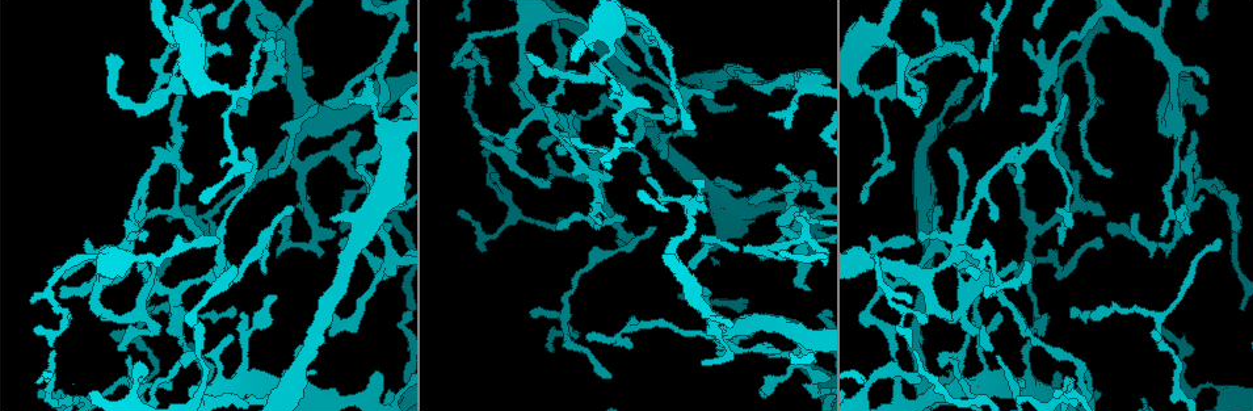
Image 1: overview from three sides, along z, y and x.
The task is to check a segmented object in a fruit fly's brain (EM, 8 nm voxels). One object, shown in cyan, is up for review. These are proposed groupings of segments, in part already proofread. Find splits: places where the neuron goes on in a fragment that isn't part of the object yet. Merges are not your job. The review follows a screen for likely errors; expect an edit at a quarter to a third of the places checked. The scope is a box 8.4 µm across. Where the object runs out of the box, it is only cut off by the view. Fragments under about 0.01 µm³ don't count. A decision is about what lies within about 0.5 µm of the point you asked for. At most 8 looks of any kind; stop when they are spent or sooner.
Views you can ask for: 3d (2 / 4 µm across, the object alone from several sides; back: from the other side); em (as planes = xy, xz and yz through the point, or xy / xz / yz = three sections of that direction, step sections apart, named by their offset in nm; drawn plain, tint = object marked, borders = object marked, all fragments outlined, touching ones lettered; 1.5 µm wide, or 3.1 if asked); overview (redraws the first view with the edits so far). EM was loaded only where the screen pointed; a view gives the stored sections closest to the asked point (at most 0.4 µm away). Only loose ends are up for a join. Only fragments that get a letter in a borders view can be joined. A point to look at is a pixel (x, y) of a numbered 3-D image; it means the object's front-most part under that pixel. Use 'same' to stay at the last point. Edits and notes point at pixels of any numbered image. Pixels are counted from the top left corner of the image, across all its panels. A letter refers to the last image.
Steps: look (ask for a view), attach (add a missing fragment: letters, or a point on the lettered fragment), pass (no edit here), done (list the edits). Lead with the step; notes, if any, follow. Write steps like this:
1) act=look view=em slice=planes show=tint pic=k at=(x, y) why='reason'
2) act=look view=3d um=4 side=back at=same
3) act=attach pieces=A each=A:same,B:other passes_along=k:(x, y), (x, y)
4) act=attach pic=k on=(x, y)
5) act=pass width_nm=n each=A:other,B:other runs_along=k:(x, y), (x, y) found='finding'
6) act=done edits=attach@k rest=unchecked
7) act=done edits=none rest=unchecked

act=look view=em slice=planes show=tint pic=1 at=(332, 220) why='free end'

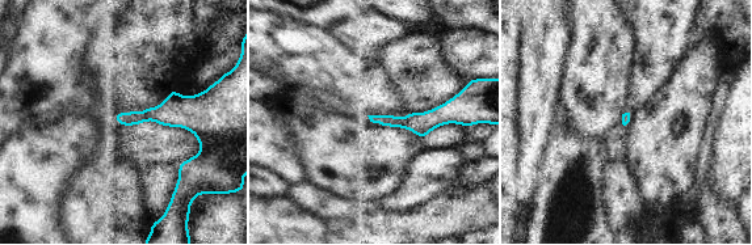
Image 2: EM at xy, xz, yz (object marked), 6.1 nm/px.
act=look view=em slice=planes show=borders at=same

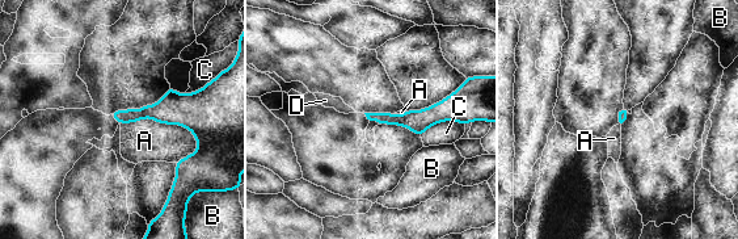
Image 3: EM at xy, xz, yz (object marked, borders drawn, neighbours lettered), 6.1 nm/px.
act=pass longest_contact=A:500nm each=A:other,B:other,C:other,D:other runs_along=3:(450, 110), (422, 120), (370, 116) found='no lettered fragment goes on from it'

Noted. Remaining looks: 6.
act=look view=em slice=planes show=borders pic=1 at=(795, 213) why='tapers out'

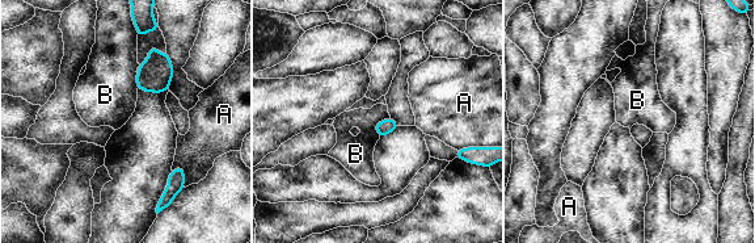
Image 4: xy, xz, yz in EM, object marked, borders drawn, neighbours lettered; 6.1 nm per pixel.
act=pass each=A:other,B:other border=4:(389, 116), (375, 125), (379, 137) found='no lettered fragment goes on from it'

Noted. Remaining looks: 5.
act=look view=3d um=2 pic=1 at=(704, 364) why='an open end'

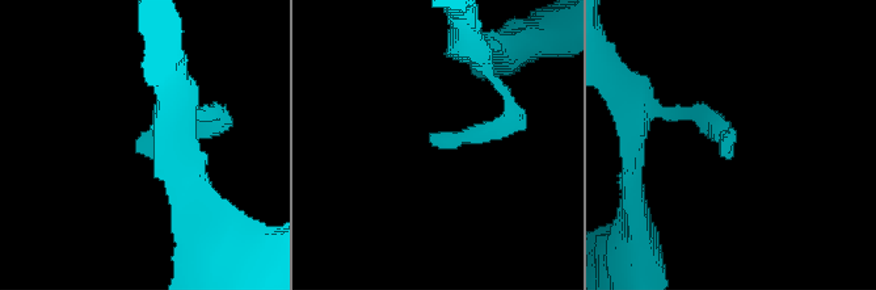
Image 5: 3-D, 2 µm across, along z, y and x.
act=look view=em slice=planes show=borders pic=5 at=(726, 145)

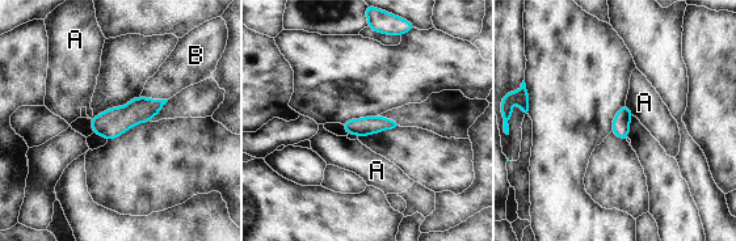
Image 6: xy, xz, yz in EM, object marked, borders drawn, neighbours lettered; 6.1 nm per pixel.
act=pass width_nm=110 each=A:other,B:other border=6:(626, 104), (633, 114) found='no lettered fragment goes on from it'

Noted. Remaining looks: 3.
act=done edits=none rest=unchecked

